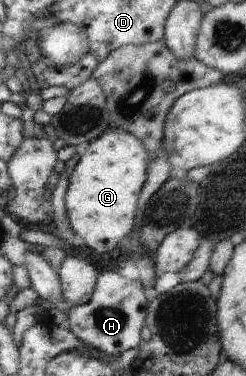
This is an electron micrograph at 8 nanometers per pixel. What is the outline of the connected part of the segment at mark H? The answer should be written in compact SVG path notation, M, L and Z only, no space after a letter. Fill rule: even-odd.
M108 270L100 273L93 299L88 303L74 306L68 311L69 328L90 346L108 355L119 355L126 349L134 349L142 343L142 330L147 323L148 299L145 287L138 280L128 279Z

